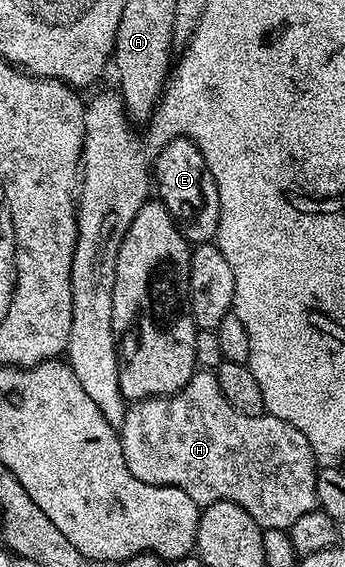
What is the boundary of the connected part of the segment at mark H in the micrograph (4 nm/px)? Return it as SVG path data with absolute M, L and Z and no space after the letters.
M196 371L179 393L133 402L123 416L120 436L128 471L132 471L136 479L149 485L176 487L199 507L217 501L236 503L236 507L244 507L244 511L248 511L248 515L252 515L266 531L289 530L300 515L308 515L308 511L319 508L316 483L320 465L308 439L304 439L292 423L284 423L284 419L240 415L240 411L224 399L217 372Z

